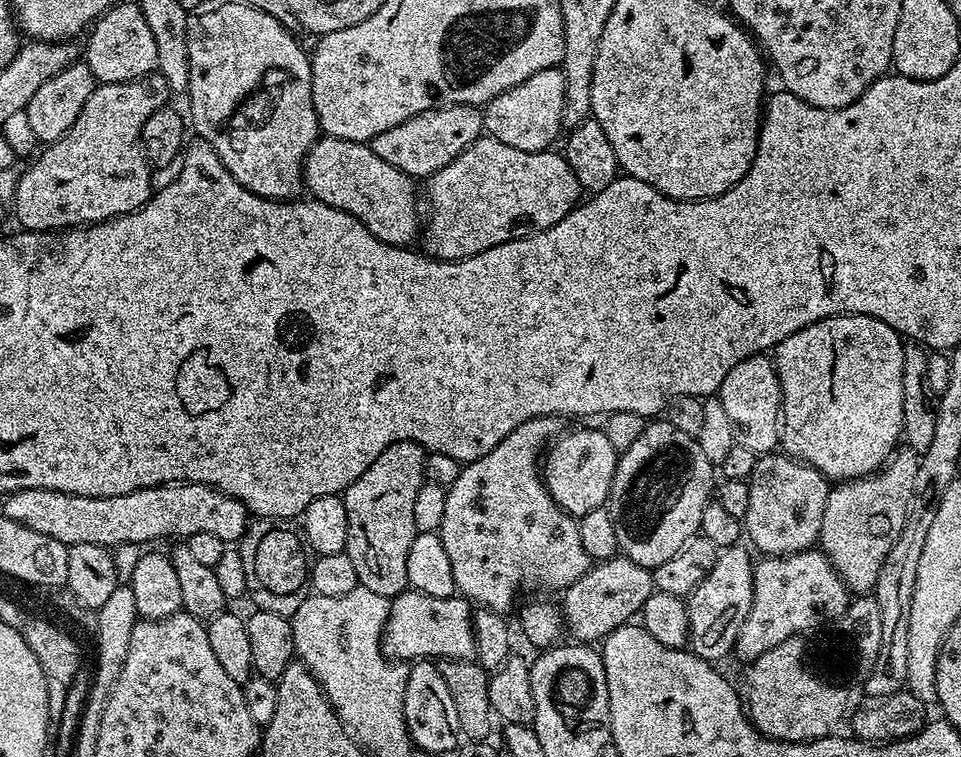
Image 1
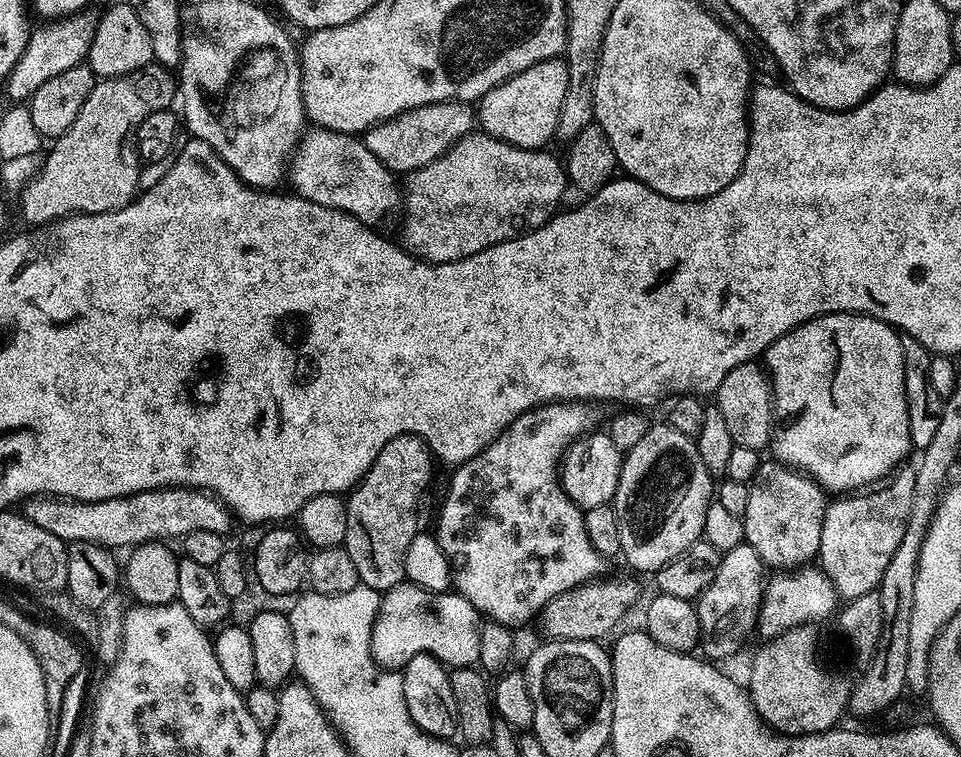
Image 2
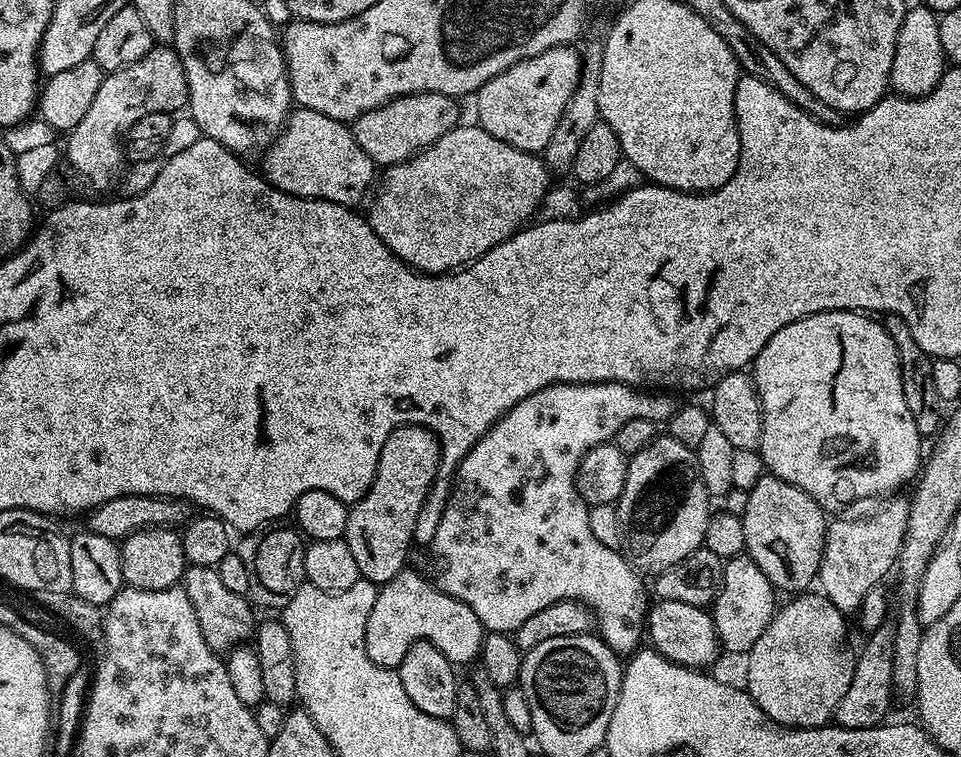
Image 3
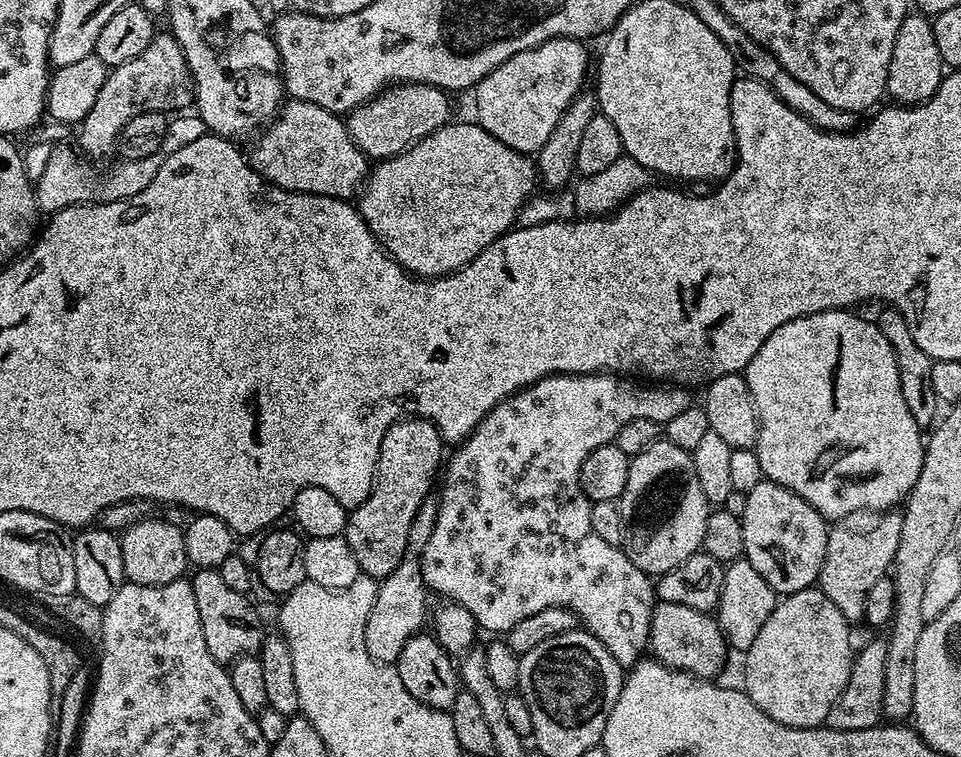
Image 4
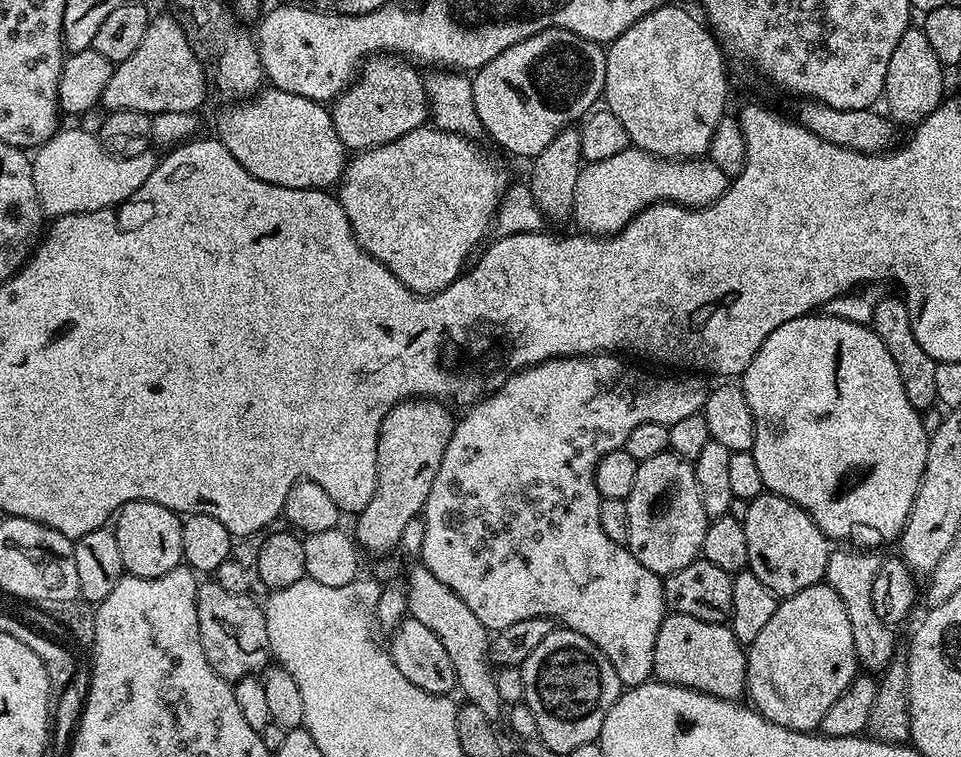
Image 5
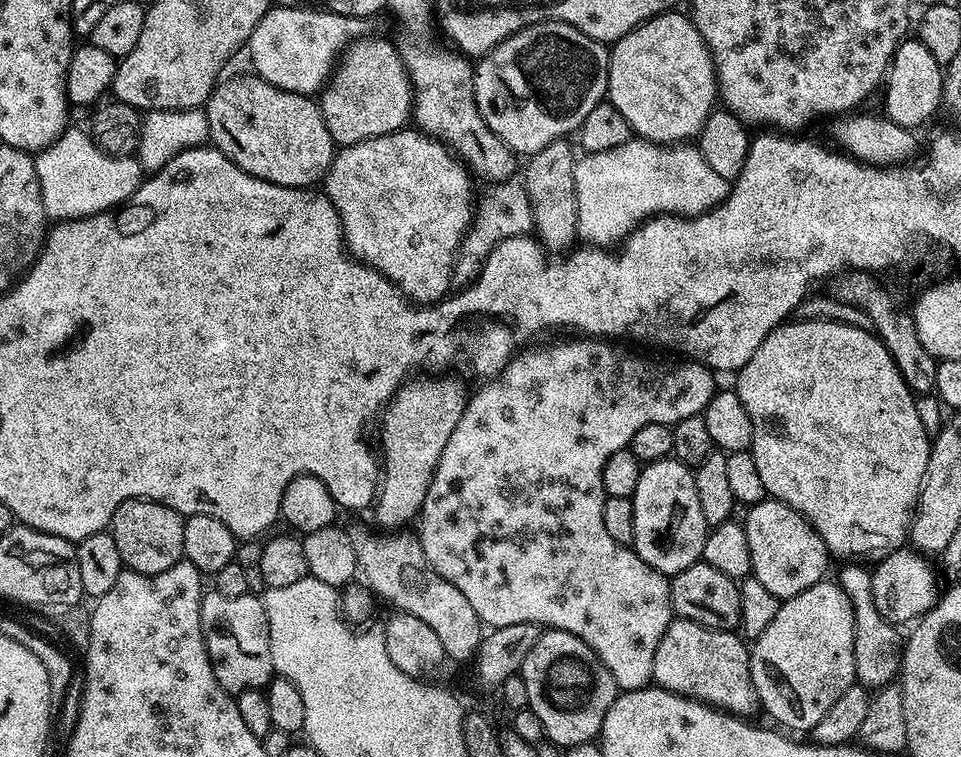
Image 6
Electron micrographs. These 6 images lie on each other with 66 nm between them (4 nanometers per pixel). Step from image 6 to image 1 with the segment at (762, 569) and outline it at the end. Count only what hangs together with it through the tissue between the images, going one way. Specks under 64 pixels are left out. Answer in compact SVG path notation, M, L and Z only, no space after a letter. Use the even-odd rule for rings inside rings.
M764 454L757 459L752 475L748 477L750 506L742 521L743 531L752 539L751 547L764 552L765 557L792 556L796 552L809 551L819 541L822 530L822 514L826 510L830 484L816 468L810 467L787 454Z

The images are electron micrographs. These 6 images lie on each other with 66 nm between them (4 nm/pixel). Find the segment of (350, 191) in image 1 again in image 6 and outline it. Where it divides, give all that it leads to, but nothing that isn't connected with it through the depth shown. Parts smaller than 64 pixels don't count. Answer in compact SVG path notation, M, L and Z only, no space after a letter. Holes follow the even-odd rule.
M247 75L236 76L233 80L221 79L213 90L212 97L208 99L206 111L211 143L223 156L230 158L230 162L254 174L254 178L262 178L266 182L287 188L312 188L319 185L328 175L328 167L332 164L334 155L330 130L326 130L319 103L312 96L287 92L260 76Z

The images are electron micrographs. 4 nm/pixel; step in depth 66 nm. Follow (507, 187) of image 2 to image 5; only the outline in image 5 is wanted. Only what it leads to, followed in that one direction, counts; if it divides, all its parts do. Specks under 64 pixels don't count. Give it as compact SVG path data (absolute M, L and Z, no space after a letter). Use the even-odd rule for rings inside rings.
M435 126L415 128L410 134L402 134L402 138L394 138L394 142L386 142L382 146L374 146L373 148L357 151L353 155L356 157L353 160L351 157L345 163L344 172L338 181L338 189L340 188L338 199L342 210L346 212L346 218L350 222L352 232L356 235L356 240L359 242L360 247L375 258L375 260L385 264L387 268L393 270L408 268L408 276L406 275L408 288L411 292L416 292L420 296L432 296L435 292L446 290L446 286L450 286L462 275L466 265L469 263L468 255L475 250L476 243L487 234L488 230L490 232L500 201L510 187L510 179L508 180L507 174L499 172L486 157L480 154L476 147L477 145L469 140L467 136L459 136L453 132L444 132L441 128Z

